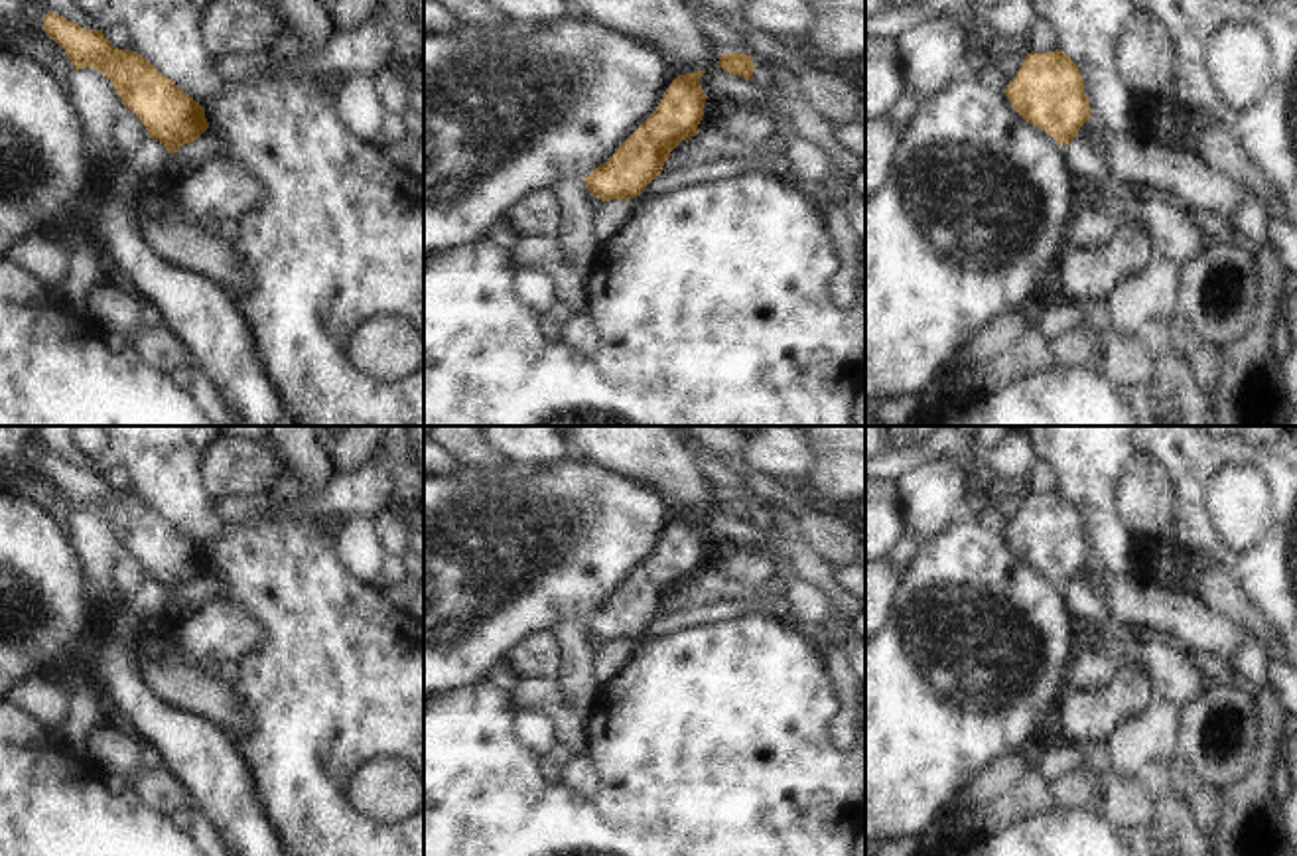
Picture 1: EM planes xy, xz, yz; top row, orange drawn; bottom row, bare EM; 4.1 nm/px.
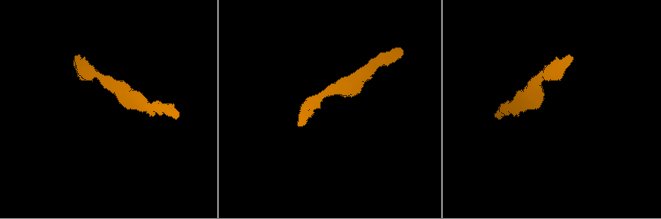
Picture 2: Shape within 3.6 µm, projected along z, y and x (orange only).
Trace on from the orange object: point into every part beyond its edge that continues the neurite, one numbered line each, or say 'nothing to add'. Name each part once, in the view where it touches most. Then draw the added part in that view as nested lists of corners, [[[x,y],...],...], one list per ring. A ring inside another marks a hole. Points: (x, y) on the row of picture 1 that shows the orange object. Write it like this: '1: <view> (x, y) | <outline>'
nothing to add

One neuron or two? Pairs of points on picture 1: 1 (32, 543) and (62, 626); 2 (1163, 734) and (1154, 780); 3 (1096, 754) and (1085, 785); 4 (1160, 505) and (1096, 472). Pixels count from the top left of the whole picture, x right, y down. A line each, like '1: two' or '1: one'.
1: one
2: one
3: one
4: two

